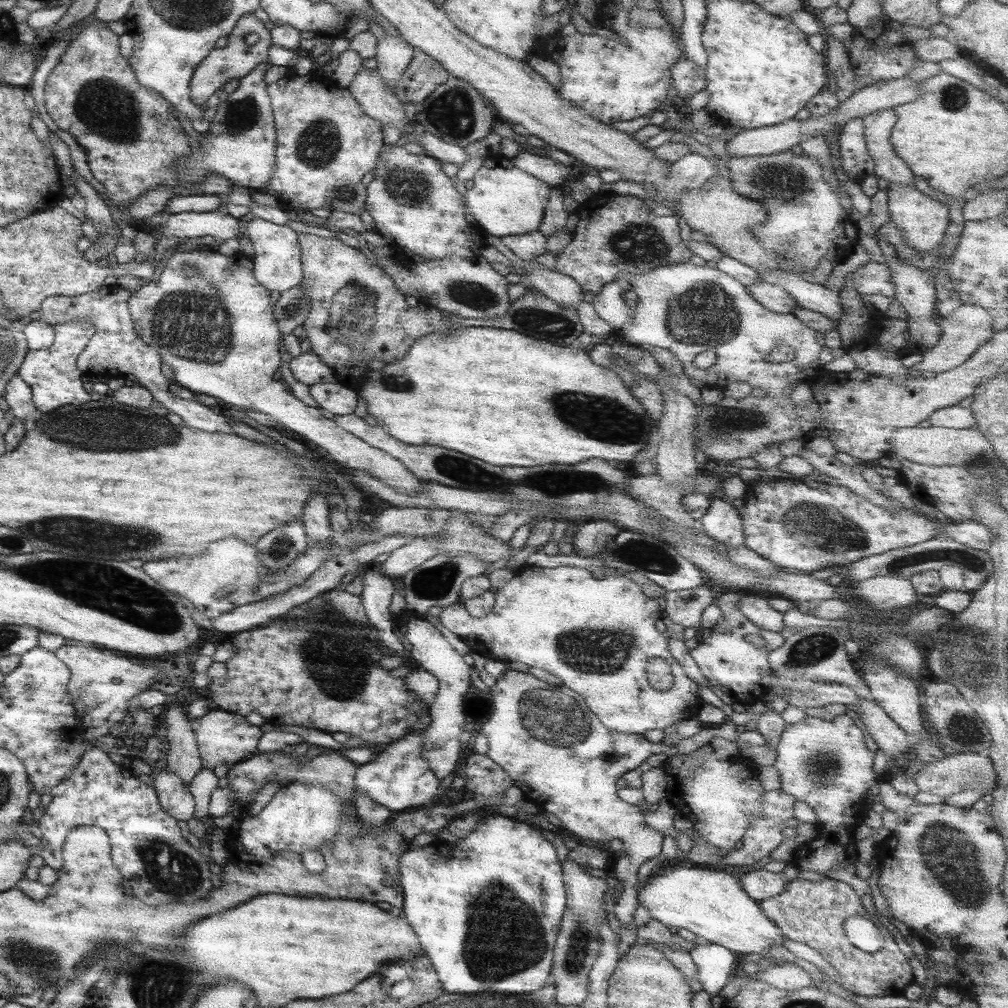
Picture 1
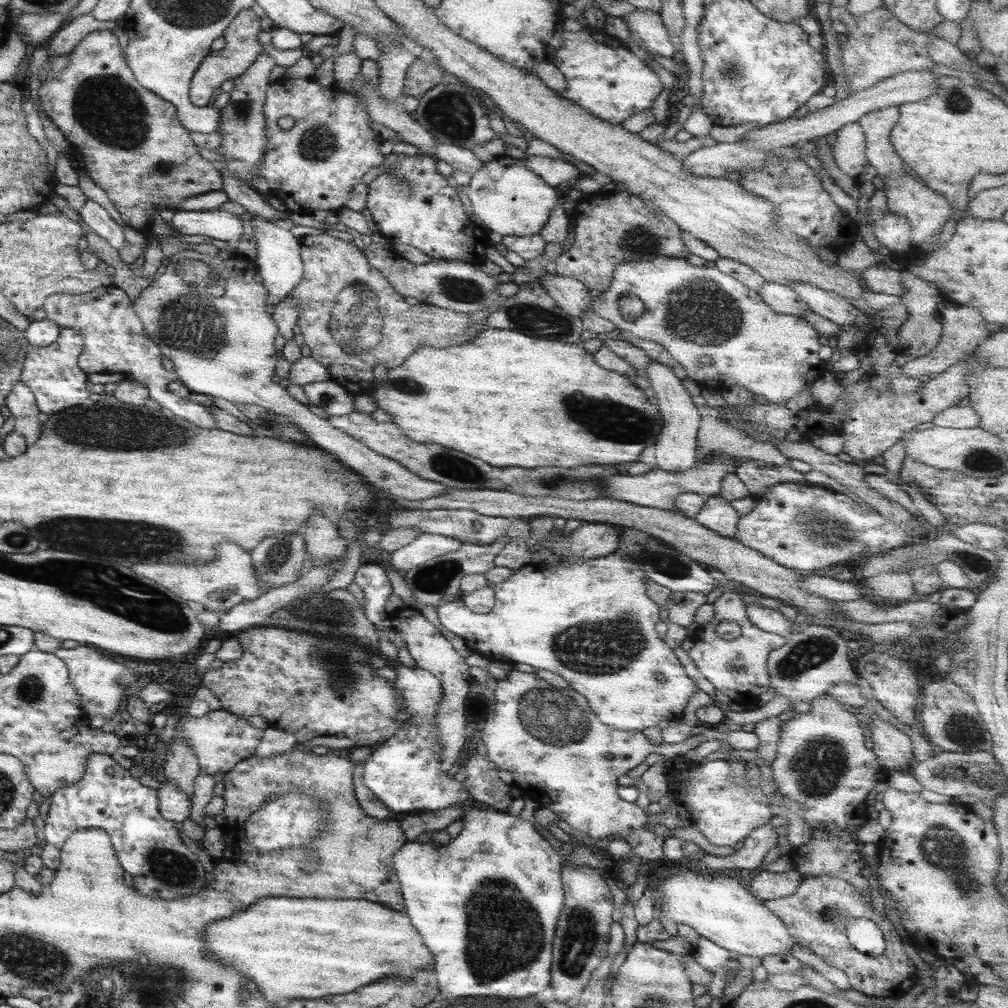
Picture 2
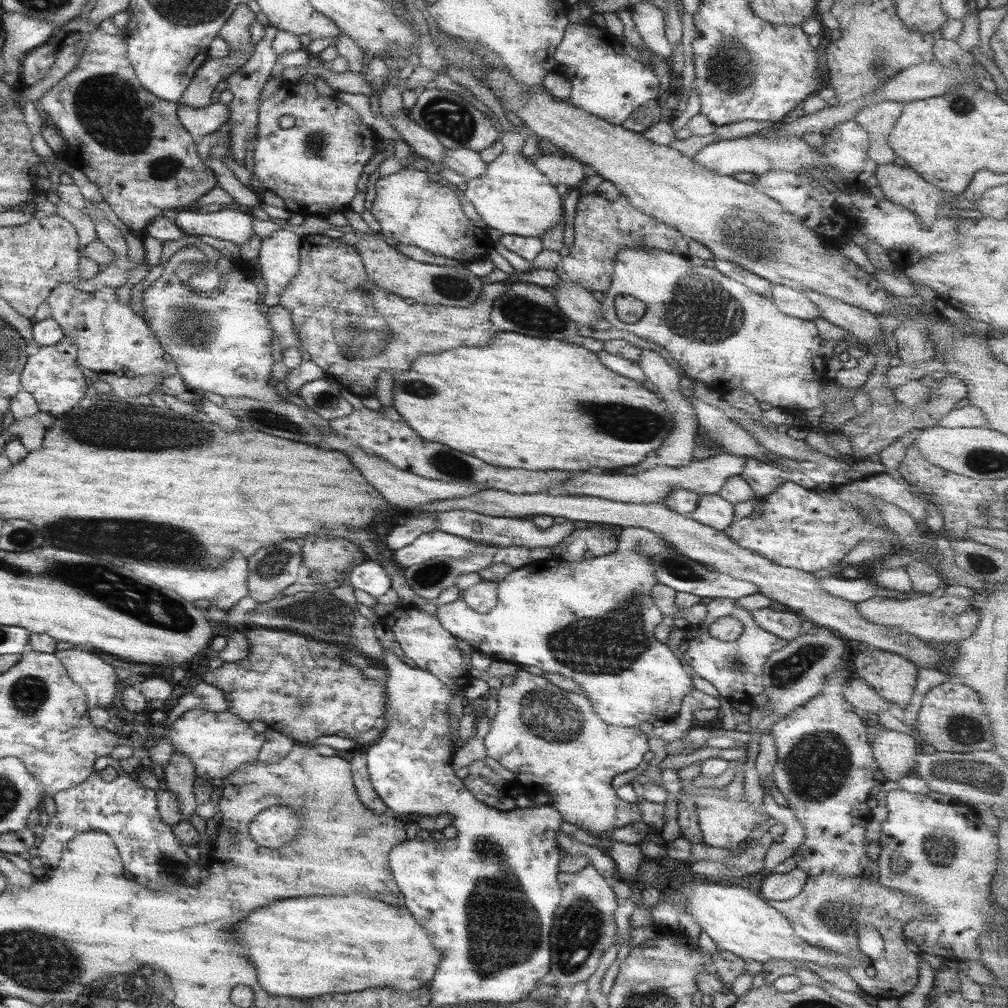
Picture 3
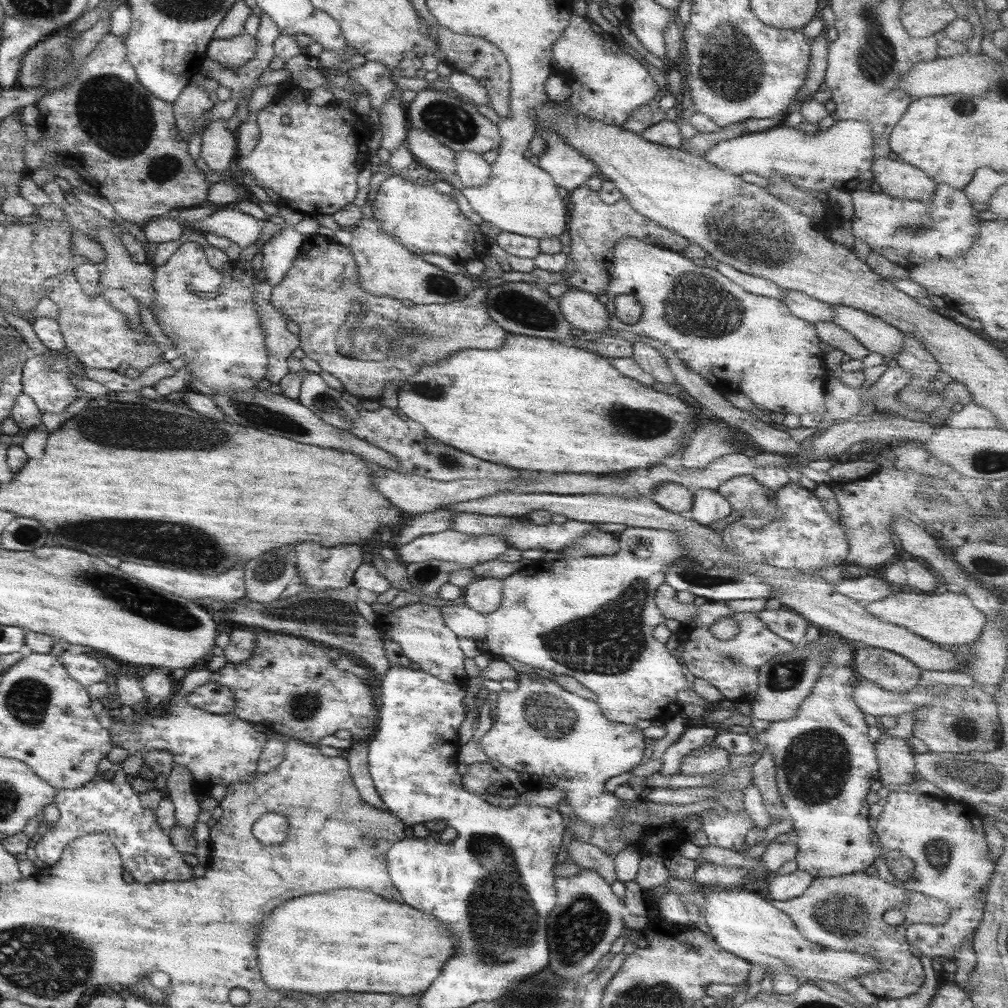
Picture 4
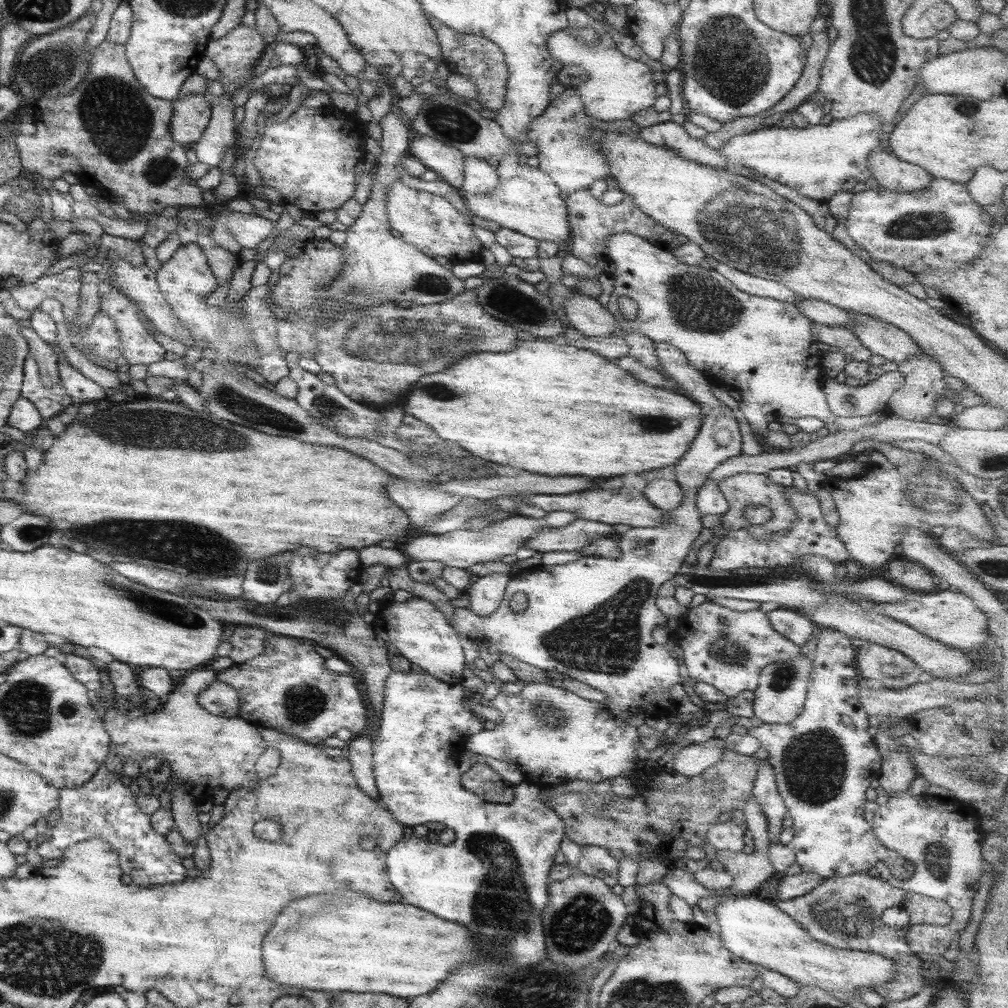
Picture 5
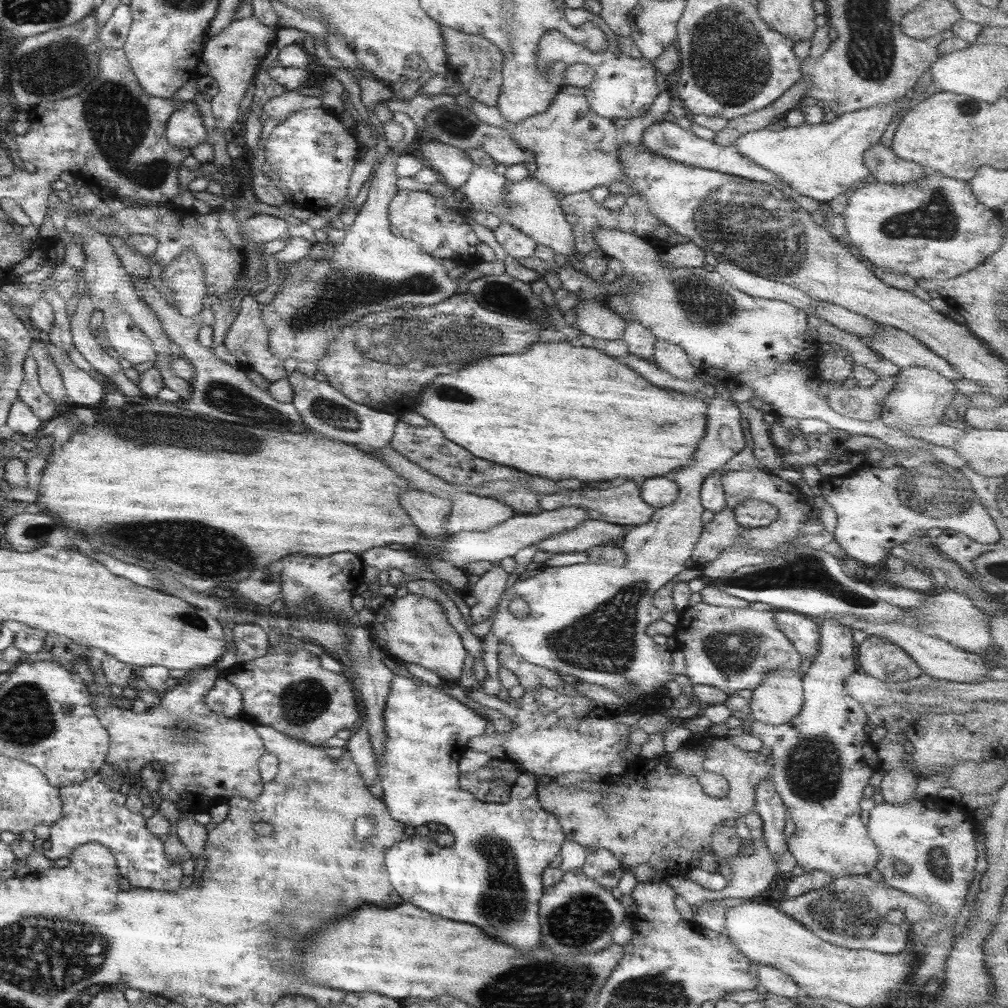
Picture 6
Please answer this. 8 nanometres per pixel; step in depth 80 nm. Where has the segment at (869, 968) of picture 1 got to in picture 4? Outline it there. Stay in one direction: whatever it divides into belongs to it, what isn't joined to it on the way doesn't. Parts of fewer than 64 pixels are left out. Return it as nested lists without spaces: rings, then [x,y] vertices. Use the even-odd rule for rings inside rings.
[[[863,871],[858,873],[851,873],[848,875],[838,876],[838,877],[813,877],[811,884],[799,895],[795,898],[787,899],[786,901],[773,901],[770,903],[781,912],[784,912],[790,919],[791,922],[795,925],[795,928],[803,935],[803,938],[806,938],[809,942],[813,944],[822,946],[826,949],[836,950],[836,951],[845,951],[845,952],[854,952],[859,954],[864,954],[874,958],[876,961],[880,962],[880,966],[878,966],[877,975],[872,976],[863,976],[855,979],[861,986],[864,986],[871,994],[878,996],[879,998],[885,998],[889,1000],[895,1000],[898,998],[905,998],[910,994],[915,994],[919,990],[919,987],[923,985],[924,980],[924,972],[922,969],[922,963],[919,960],[919,956],[914,953],[914,951],[908,946],[907,941],[904,939],[904,934],[906,928],[912,924],[929,924],[933,926],[939,926],[948,920],[950,917],[950,910],[948,906],[944,902],[939,902],[937,899],[925,896],[924,894],[905,889],[903,887],[899,887],[897,885],[889,884],[884,880],[881,880],[876,875],[867,875]],[[889,908],[897,908],[903,912],[905,915],[905,919],[902,924],[899,925],[888,925],[883,921],[883,912],[885,910],[889,910]]]

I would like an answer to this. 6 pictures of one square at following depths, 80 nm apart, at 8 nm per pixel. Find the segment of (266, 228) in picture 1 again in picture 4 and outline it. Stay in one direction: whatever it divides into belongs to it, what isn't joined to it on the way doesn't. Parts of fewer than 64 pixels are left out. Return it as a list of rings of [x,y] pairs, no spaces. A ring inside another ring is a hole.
[[[283,229],[261,246],[261,271],[264,273],[267,288],[277,286],[287,274],[304,238],[293,229]]]

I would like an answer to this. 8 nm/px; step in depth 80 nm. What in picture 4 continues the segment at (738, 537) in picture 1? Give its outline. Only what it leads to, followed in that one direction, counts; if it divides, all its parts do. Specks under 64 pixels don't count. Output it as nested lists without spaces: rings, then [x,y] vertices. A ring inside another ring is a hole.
[[[701,489],[692,493],[689,516],[701,526],[722,520],[731,514],[730,504],[716,490]]]

